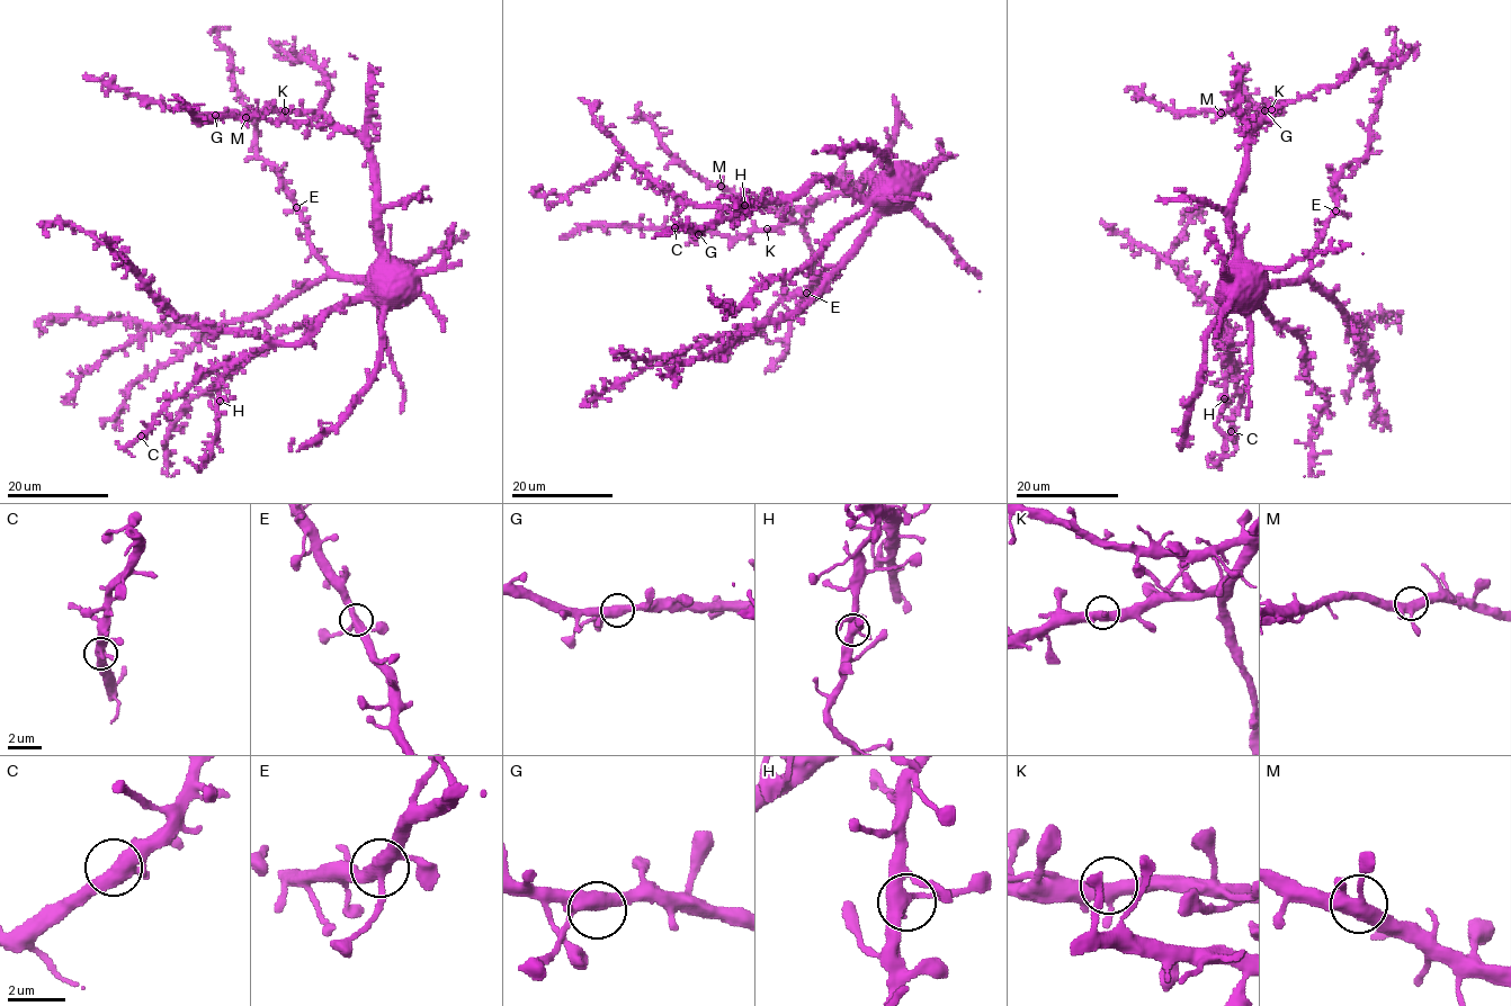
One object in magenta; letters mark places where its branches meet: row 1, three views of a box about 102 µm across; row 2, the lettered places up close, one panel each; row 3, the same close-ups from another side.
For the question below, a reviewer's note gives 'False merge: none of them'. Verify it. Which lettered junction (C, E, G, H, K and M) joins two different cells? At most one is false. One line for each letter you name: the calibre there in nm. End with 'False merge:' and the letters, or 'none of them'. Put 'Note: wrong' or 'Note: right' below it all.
False merge: none of them
Note: right

